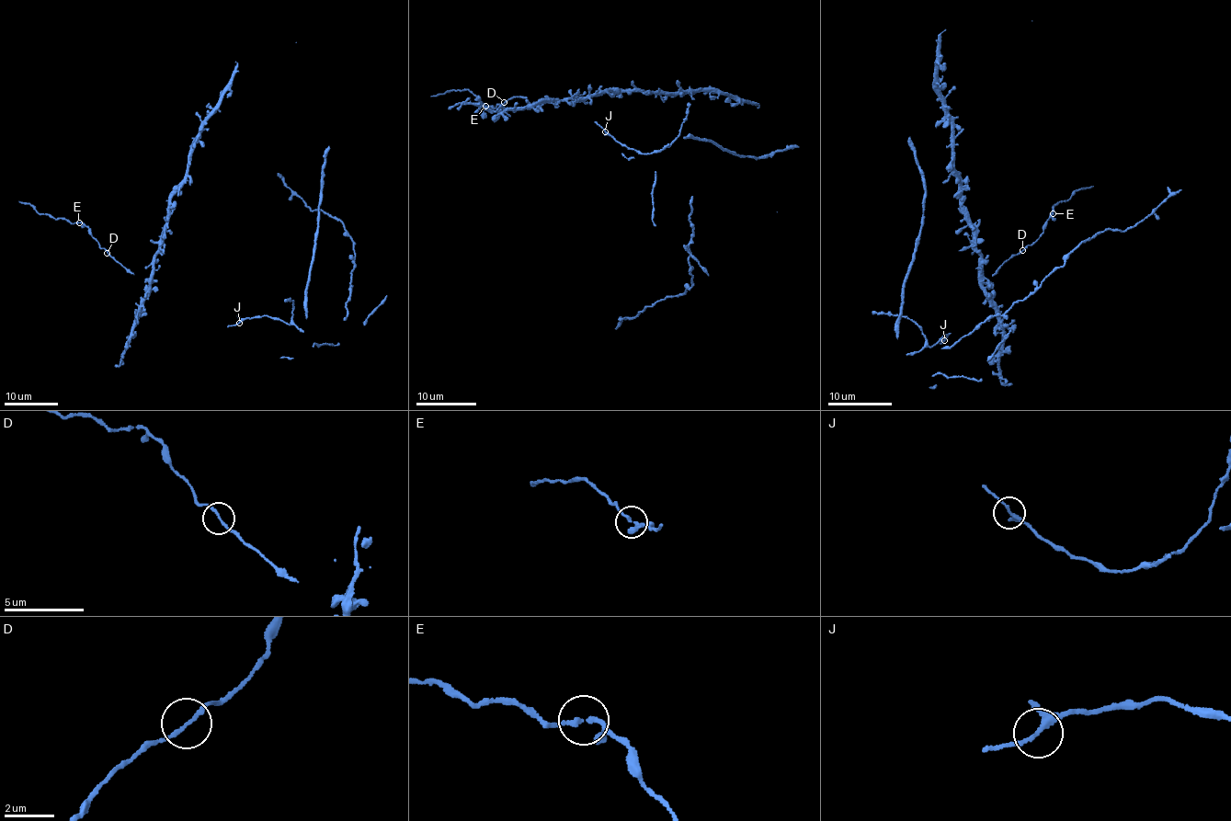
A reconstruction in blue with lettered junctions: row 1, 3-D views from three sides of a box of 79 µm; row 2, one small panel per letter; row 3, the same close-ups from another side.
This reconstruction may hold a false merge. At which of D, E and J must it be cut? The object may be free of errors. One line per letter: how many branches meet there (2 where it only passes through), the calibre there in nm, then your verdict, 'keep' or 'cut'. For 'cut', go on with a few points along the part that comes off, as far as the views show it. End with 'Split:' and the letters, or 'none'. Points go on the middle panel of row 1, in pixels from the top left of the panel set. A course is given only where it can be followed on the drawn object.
D: branches 2; calibre 150 nm; keep
E: branches 3; calibre 150 nm; keep
J: branches 3; calibre 190 nm; keep
Split: none

